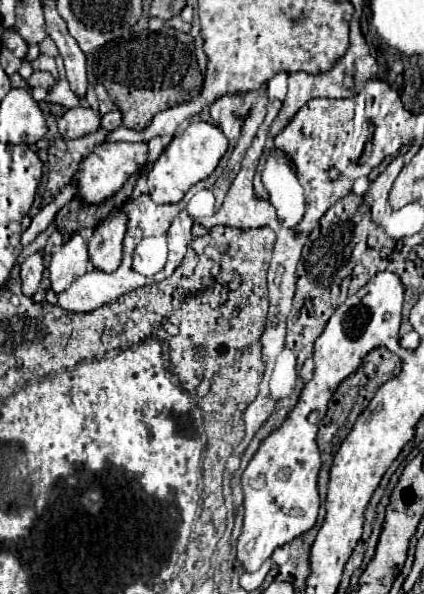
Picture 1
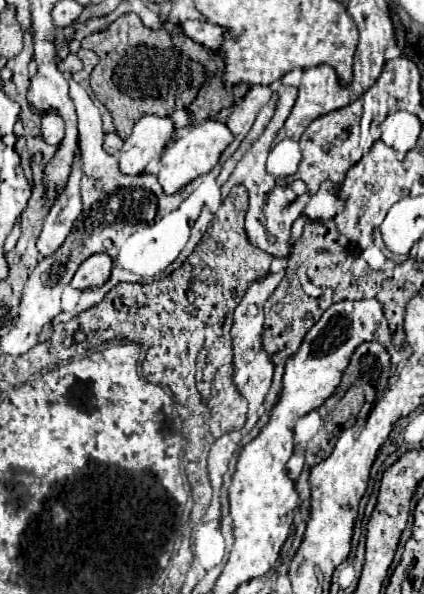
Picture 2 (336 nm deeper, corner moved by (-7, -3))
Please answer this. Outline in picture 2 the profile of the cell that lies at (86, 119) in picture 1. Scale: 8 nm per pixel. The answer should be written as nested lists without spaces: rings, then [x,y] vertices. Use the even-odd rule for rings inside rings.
[[[50,112],[50,114],[42,116],[42,136],[48,144],[58,146],[64,138],[64,132],[66,132],[64,120],[56,112]]]

